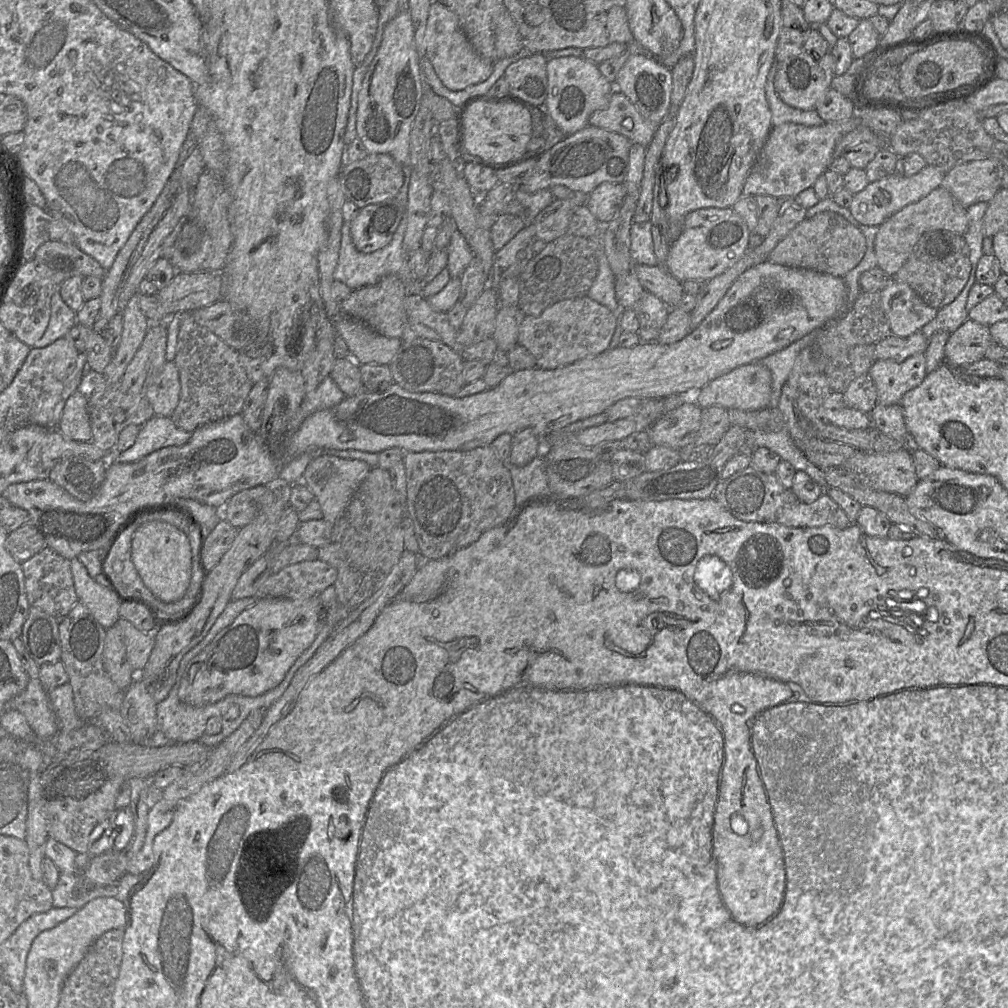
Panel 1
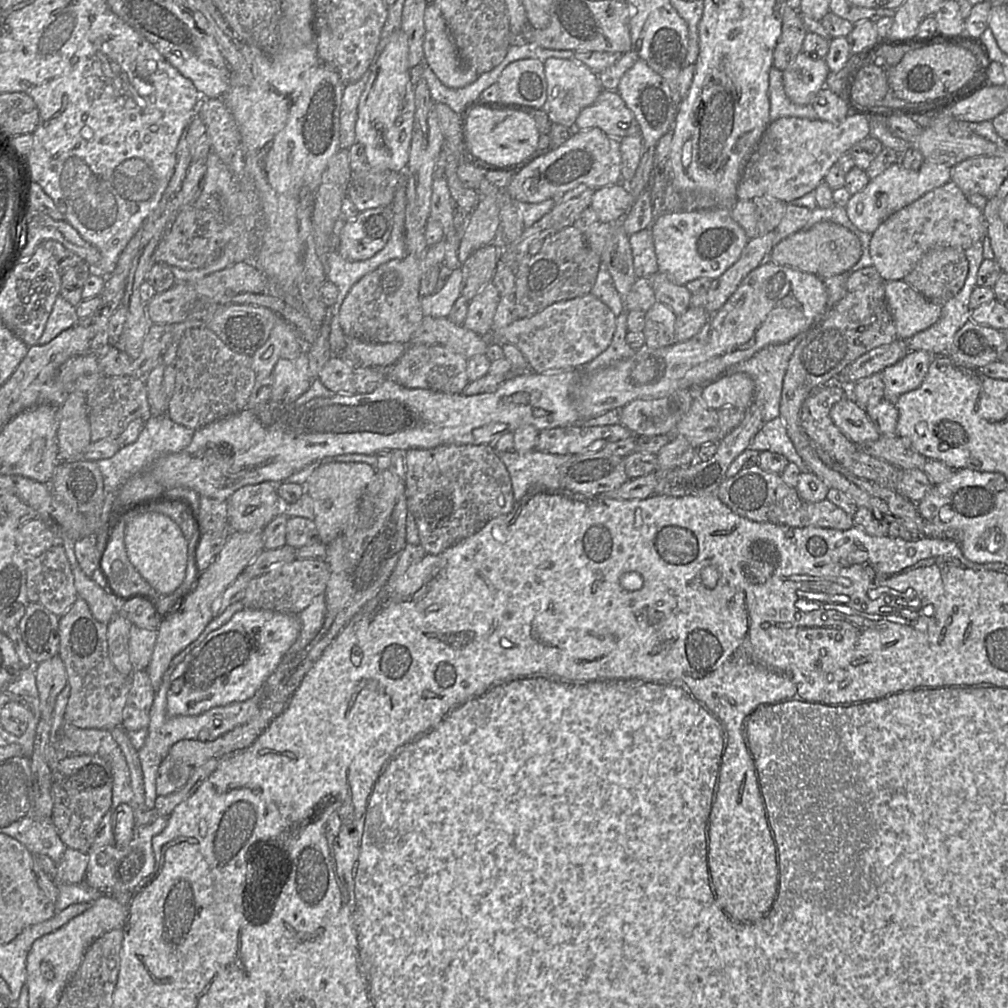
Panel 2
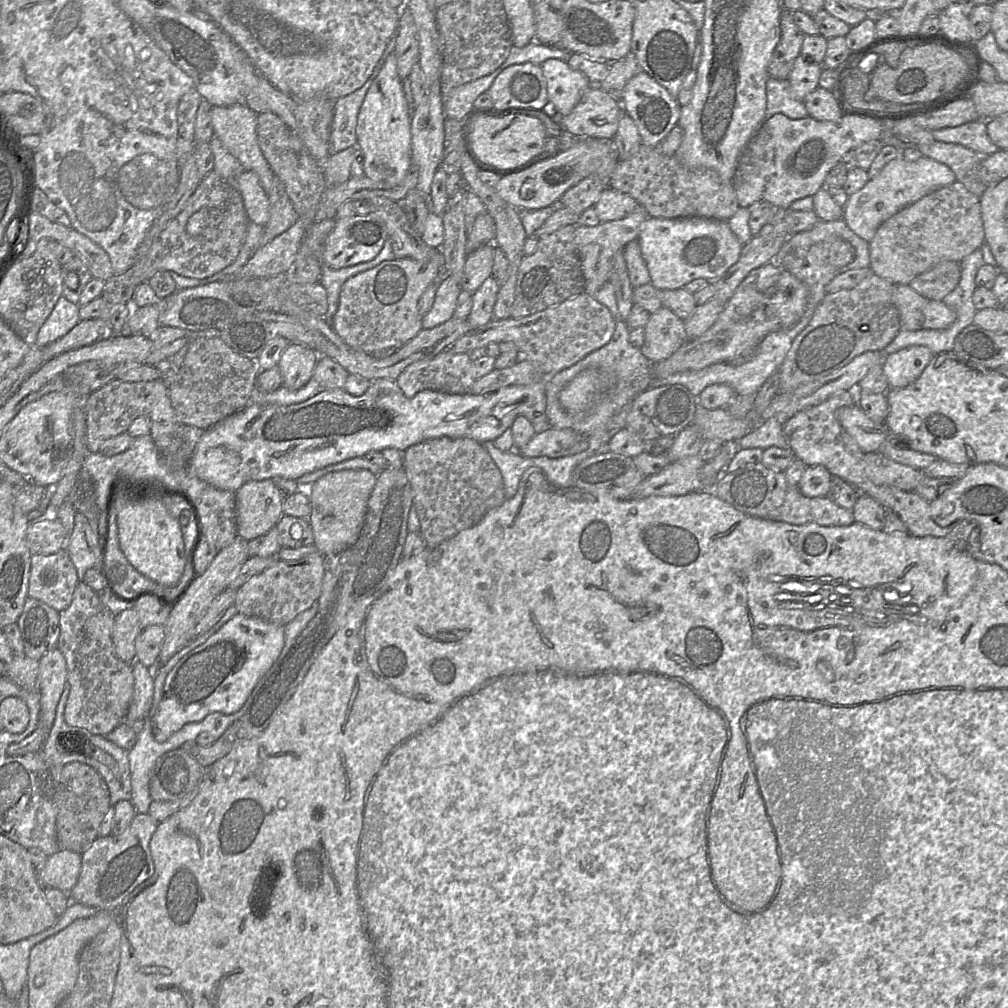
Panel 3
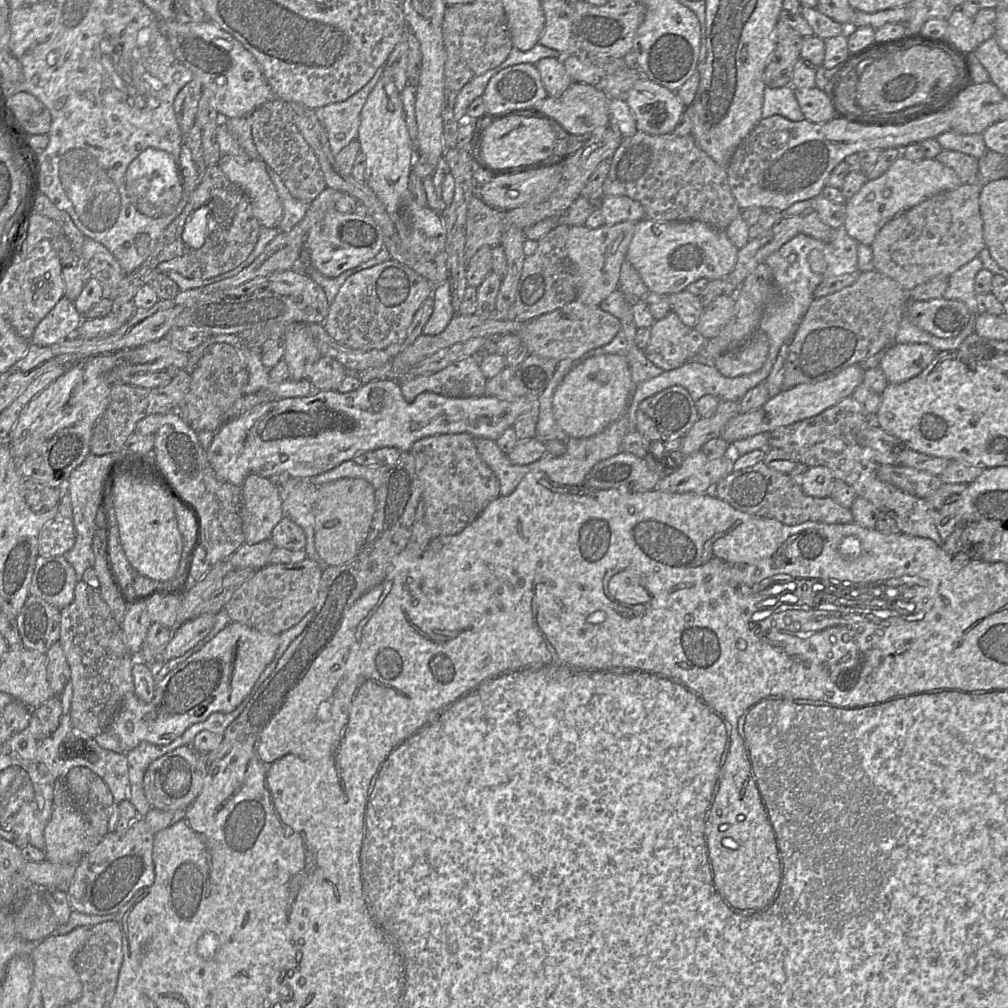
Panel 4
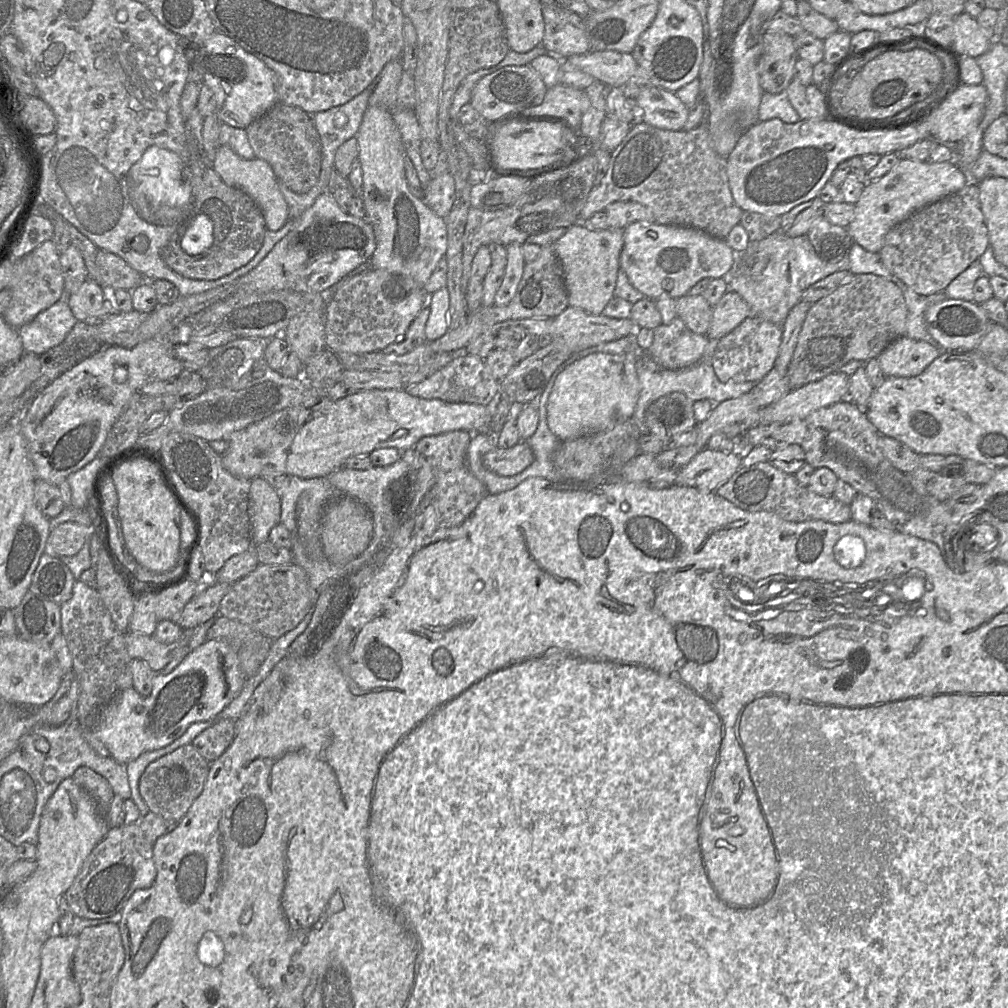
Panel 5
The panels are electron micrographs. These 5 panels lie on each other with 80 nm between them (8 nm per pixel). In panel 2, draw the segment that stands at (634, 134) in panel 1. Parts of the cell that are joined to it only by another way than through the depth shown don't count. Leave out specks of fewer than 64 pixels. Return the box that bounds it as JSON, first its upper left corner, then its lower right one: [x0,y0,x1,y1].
[575,89,639,139]

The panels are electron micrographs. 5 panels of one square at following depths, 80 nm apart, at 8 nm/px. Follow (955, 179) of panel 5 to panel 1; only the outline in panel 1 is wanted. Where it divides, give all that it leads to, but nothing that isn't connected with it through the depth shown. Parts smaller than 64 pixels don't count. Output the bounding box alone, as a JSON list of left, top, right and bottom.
[849,165,945,227]

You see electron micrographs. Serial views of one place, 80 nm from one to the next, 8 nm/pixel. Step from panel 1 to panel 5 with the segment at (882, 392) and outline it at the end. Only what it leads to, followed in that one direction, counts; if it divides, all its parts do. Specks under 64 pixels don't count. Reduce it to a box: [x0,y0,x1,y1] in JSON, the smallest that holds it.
[877,335,941,377]

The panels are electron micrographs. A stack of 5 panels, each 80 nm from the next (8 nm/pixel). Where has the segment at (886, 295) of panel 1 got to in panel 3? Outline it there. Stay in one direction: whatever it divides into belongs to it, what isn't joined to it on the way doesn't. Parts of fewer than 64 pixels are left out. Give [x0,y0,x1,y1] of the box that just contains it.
[893,285,956,330]

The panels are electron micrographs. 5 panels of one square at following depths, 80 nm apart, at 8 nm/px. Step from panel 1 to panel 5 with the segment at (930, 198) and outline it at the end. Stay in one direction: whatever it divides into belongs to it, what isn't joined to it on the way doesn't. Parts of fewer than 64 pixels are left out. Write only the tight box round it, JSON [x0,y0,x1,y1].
[879,183,989,295]

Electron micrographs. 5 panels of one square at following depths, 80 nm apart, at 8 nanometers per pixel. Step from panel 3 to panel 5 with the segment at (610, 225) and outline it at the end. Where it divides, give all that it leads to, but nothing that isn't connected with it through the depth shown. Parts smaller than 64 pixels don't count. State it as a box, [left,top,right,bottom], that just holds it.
[554,224,623,315]

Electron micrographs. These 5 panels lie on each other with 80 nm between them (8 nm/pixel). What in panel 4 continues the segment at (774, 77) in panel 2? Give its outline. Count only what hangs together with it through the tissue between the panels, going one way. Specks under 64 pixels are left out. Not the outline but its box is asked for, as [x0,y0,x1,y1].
[762,85,805,122]

